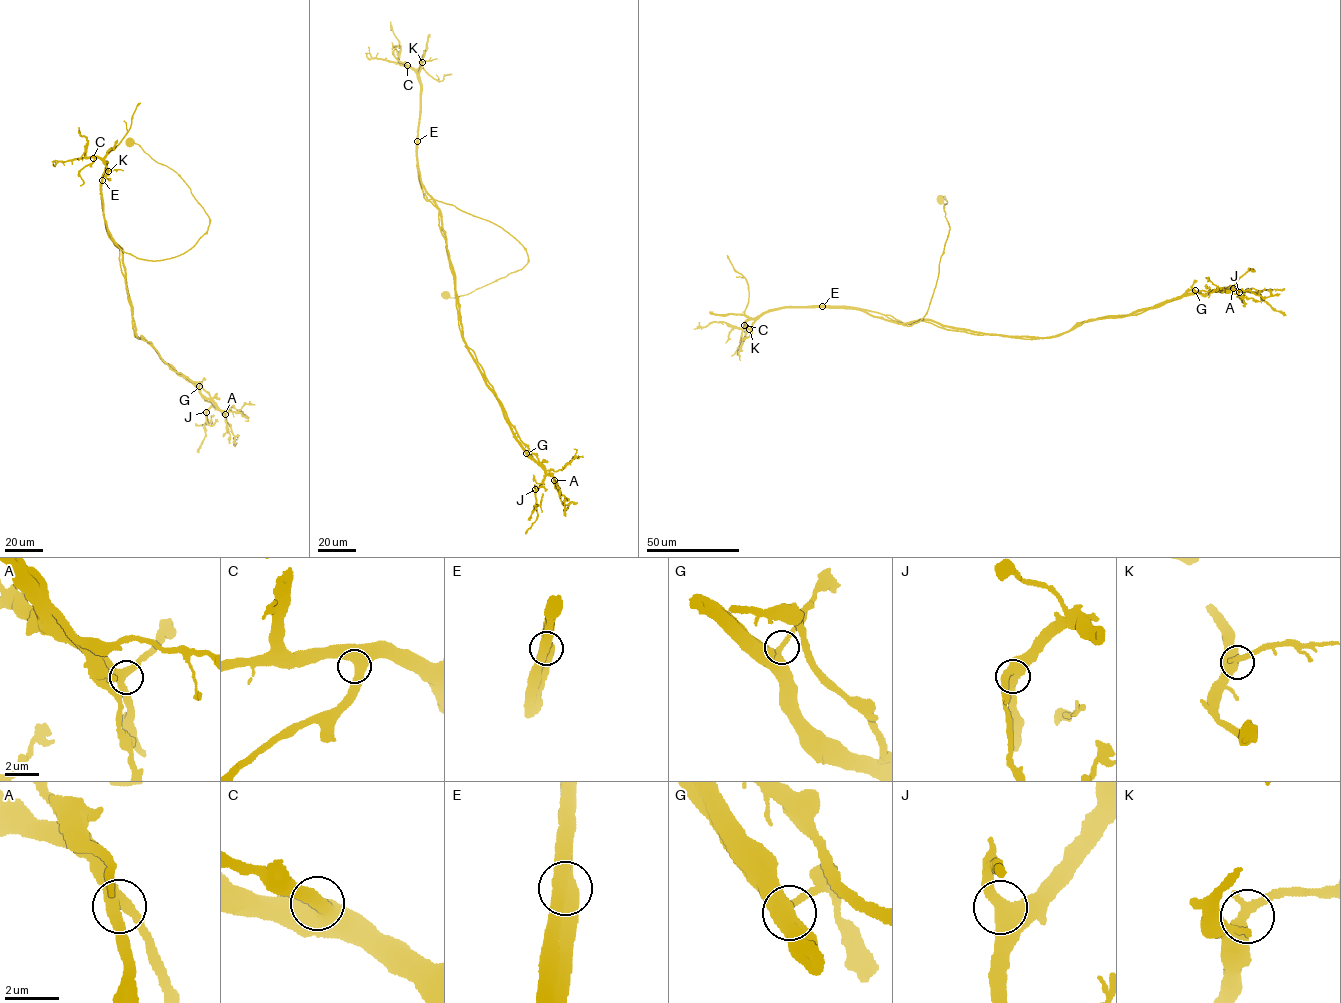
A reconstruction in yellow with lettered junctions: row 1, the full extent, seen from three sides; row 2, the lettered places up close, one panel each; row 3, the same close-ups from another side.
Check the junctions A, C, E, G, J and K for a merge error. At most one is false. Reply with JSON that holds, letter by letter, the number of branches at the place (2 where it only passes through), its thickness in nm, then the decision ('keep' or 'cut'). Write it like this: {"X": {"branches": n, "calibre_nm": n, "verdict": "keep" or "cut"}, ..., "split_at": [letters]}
{"A": {"branches": 3, "calibre_nm": 400, "verdict": "keep"}, "C": {"branches": 2, "calibre_nm": 600, "verdict": "keep"}, "E": {"branches": 2, "calibre_nm": 700, "verdict": "cut"}, "G": {"branches": 2, "calibre_nm": 440, "verdict": "keep"}, "J": {"branches": 2, "calibre_nm": 480, "verdict": "keep"}, "K": {"branches": 2, "calibre_nm": 420, "verdict": "keep"}, "split_at": ["E"]}

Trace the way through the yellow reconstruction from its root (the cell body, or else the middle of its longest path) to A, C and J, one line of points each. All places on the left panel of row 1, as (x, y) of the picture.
A: (129, 143), (178, 175), (210, 221), (195, 245), (170, 258), (140, 259), (114, 242), (135, 334), (225, 414)
C: (129, 143), (178, 175), (209, 217), (183, 253), (150, 261), (119, 248), (104, 217), (106, 161), (93, 158)
J: (129, 143), (178, 175), (209, 218), (170, 258), (114, 243), (136, 337), (211, 400), (206, 412)

